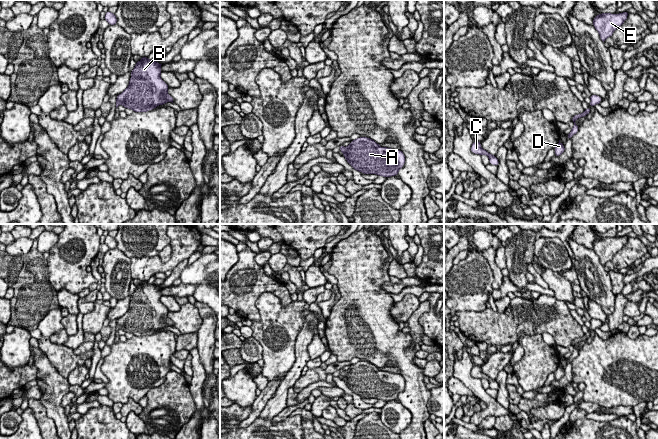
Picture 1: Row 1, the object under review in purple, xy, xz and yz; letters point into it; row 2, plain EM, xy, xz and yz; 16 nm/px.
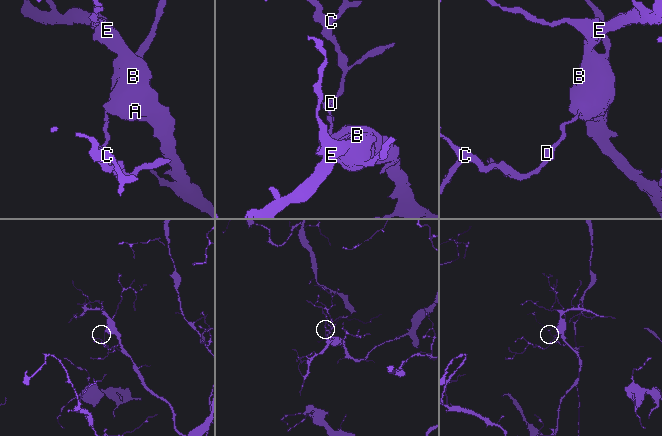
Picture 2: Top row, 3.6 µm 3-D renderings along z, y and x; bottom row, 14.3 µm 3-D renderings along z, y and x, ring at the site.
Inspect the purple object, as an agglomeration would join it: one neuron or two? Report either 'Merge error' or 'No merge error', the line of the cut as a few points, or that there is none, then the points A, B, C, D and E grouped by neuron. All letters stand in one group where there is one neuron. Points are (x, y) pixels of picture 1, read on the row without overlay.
No merge error. No split. Groups: A B C D E

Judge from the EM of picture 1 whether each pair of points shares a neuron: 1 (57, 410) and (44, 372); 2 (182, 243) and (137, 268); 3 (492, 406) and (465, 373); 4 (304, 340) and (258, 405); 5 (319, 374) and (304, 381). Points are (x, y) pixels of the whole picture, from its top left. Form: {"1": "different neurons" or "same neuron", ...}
{"1": "same neuron", "2": "same neuron", "3": "same neuron", "4": "different neurons", "5": "same neuron"}

